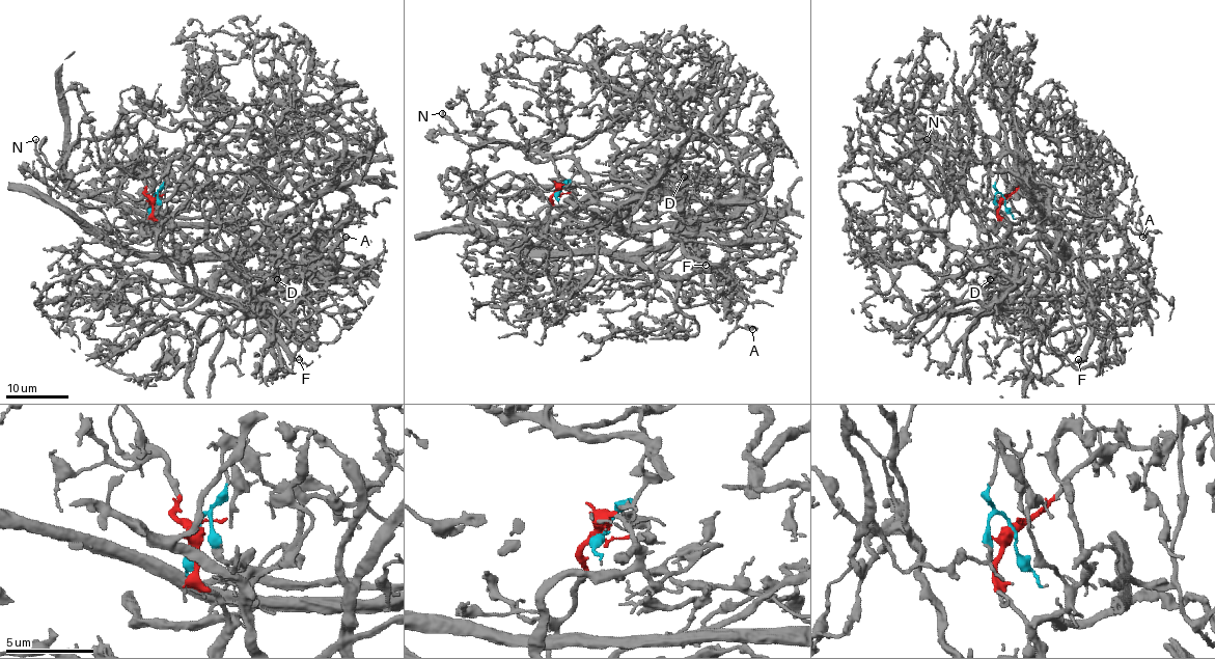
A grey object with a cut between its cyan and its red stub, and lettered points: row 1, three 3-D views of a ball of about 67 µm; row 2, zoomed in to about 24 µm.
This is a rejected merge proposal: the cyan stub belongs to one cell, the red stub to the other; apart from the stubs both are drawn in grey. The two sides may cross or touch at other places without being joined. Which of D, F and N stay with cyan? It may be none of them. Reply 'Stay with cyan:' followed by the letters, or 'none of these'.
Stay with cyan: D, N

